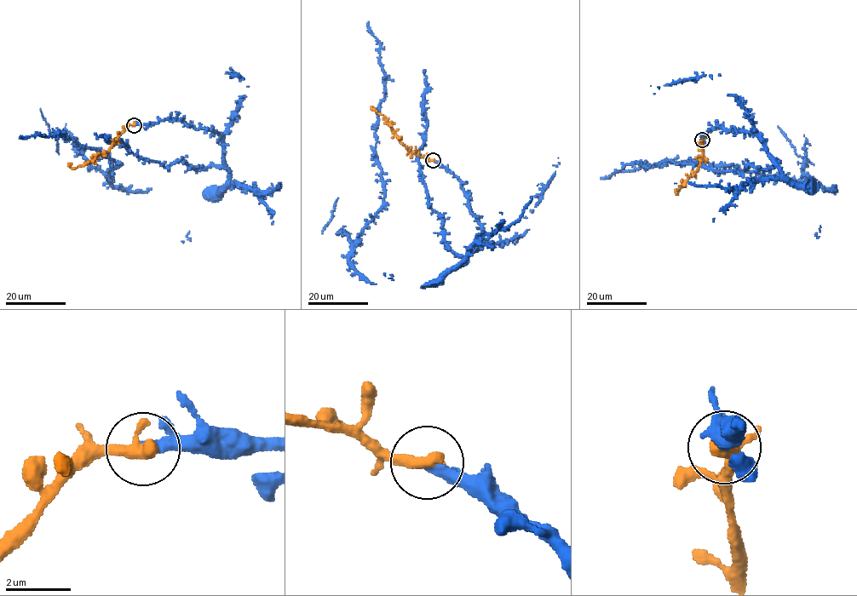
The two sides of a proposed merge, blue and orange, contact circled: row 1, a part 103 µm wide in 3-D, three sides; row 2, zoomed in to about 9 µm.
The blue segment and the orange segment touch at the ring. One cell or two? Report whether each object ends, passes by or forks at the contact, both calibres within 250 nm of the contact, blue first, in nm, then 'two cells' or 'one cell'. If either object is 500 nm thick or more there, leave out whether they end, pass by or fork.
blue passes by; orange ends there; 240 nm thick on the blue side, 460 nm on the other; one cell

